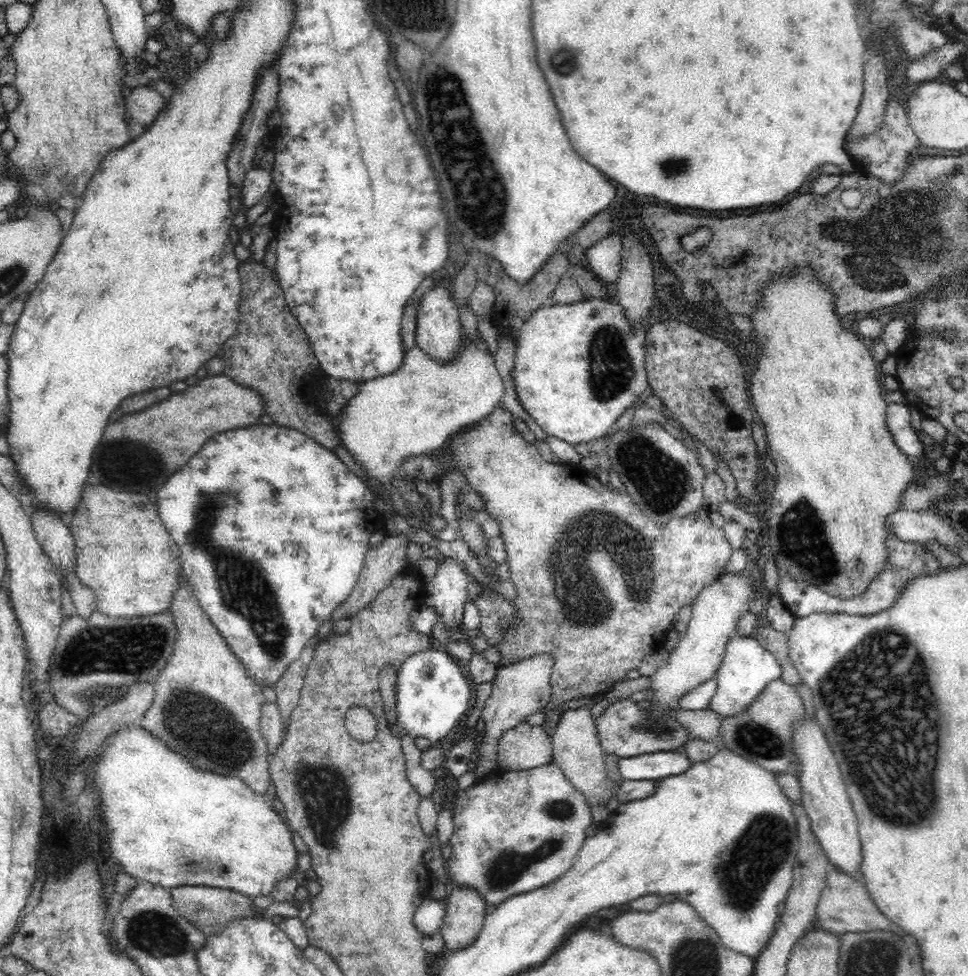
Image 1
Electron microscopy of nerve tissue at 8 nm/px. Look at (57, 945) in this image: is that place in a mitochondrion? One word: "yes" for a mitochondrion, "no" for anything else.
no

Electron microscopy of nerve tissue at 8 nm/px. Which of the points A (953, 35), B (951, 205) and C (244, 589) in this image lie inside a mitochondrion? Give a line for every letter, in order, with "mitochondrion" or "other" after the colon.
A: other
B: mitochondrion
C: mitochondrion

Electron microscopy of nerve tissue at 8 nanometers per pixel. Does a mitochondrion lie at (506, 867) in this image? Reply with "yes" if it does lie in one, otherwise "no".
yes

